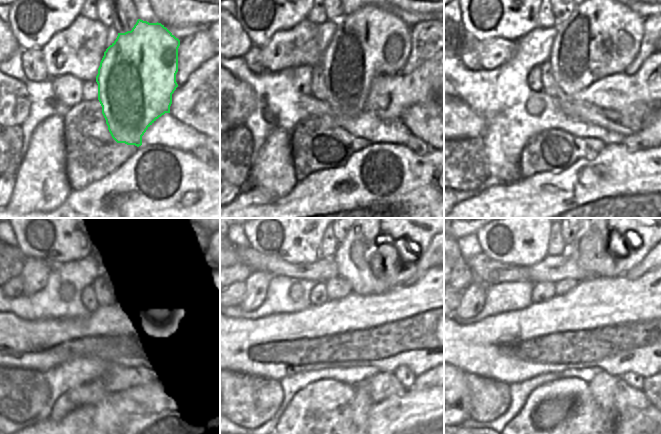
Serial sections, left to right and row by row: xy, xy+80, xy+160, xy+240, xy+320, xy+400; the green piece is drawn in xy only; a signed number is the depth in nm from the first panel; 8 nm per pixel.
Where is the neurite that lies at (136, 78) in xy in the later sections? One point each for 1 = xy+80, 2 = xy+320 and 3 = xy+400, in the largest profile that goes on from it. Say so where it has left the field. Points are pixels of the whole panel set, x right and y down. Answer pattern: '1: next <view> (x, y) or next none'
1: next xy+80 (369, 42)
2: next xy+320 (399, 238)
3: next xy+400 (613, 238)

